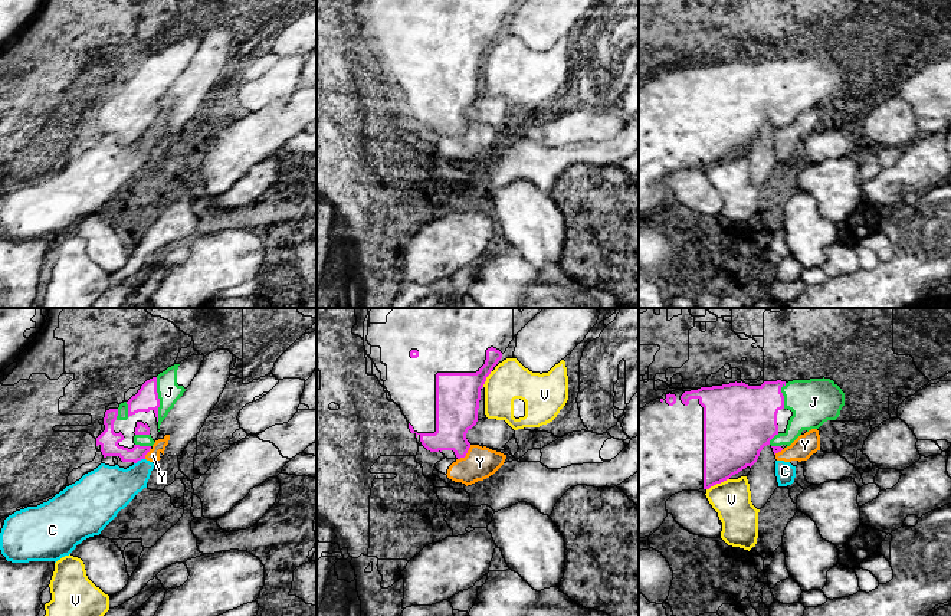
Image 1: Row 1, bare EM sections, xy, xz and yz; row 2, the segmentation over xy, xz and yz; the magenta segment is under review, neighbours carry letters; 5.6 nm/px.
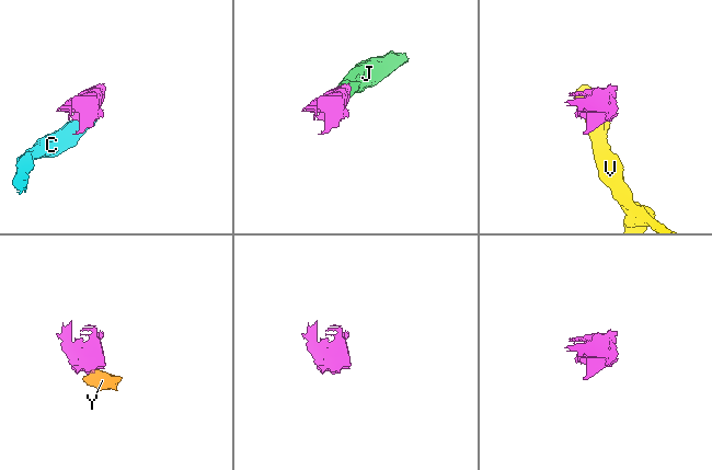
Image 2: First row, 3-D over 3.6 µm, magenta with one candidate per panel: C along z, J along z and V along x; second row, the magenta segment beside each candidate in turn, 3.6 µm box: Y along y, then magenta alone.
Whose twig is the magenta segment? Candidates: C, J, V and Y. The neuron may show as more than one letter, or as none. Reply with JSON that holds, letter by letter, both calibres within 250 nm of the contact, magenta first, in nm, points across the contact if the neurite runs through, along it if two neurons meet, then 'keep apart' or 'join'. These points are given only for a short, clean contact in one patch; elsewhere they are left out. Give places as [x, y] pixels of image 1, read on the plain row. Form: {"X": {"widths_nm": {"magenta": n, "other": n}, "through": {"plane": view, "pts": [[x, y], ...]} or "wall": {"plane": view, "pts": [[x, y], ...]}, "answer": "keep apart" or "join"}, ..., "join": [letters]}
{"C": {"widths_nm": {"magenta": 110, "other": 280}, "wall": {"plane": "xy", "pts": [[144, 136], [134, 141]]}, "answer": "keep apart"}, "J": {"widths_nm": {"magenta": 130, "other": 130}, "answer": "join"}, "V": {"widths_nm": {"magenta": 320, "other": 220}, "answer": "keep apart"}, "Y": {"widths_nm": {"magenta": 240, "other": 180}, "wall": {"plane": "xz", "pts": [[471, 123], [468, 130], [458, 137]]}, "answer": "keep apart"}, "join": ["J"]}

